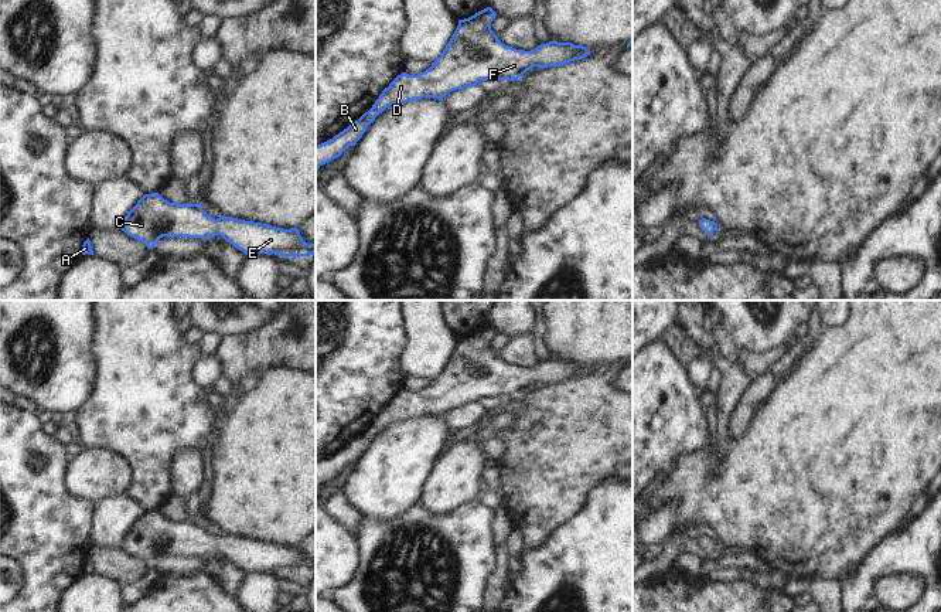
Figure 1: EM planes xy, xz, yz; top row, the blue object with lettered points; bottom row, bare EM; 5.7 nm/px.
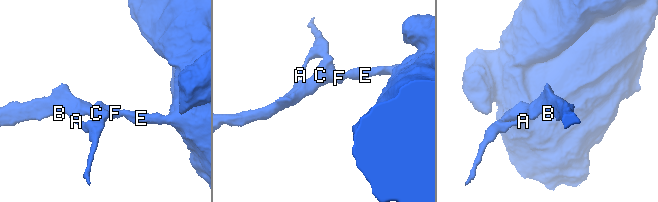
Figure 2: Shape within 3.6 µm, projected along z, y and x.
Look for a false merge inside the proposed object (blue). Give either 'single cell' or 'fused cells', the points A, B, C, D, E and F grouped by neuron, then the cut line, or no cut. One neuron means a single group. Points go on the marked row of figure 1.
single cell; A B C D E F; no cut

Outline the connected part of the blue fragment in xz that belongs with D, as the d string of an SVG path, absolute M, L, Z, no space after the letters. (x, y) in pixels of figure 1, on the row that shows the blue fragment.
M487 7L458 20L440 57L417 75L402 72L382 91L372 108L333 139L316 146L316 171L355 146L366 128L388 106L422 98L443 99L447 94L475 86L481 81L515 81L533 67L559 67L590 54L583 45L549 41L535 50L515 50L502 44L491 30L497 13Z

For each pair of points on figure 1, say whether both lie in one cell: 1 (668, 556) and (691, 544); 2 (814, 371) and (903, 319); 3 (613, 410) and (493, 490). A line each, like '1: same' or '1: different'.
1: same
2: same
3: different

